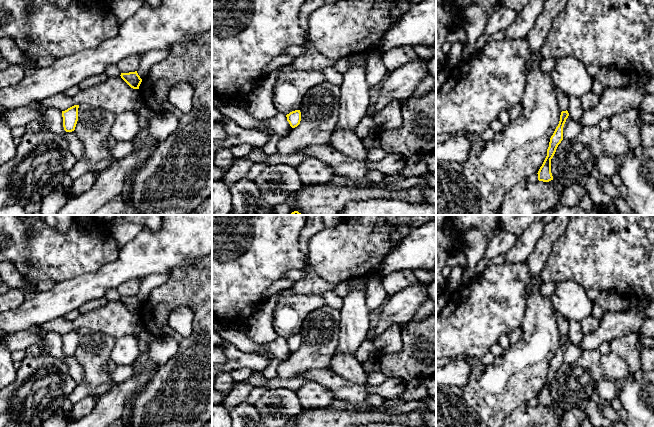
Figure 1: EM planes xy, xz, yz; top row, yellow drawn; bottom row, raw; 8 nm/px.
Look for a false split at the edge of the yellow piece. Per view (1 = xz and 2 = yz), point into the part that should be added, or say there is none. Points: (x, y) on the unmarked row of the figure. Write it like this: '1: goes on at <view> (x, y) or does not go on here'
1: does not go on here
2: does not go on here

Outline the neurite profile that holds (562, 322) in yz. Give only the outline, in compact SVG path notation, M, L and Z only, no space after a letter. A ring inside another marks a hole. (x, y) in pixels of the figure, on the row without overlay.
M558 316L557 324L558 324L561 335L566 335L569 331L568 320L563 316Z

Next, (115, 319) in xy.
M108 301L103 307L88 311L69 321L60 317L43 324L43 332L57 332L65 335L74 329L86 327L119 339L128 335L139 335L143 328L139 313L131 312L122 302Z

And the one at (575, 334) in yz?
M566 319L568 320L569 324L569 331L567 333L569 340L574 344L579 345L584 335L582 332L580 322L573 319Z

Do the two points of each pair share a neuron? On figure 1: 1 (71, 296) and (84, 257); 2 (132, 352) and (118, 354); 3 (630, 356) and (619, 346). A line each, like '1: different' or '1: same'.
1: different
2: same
3: same

